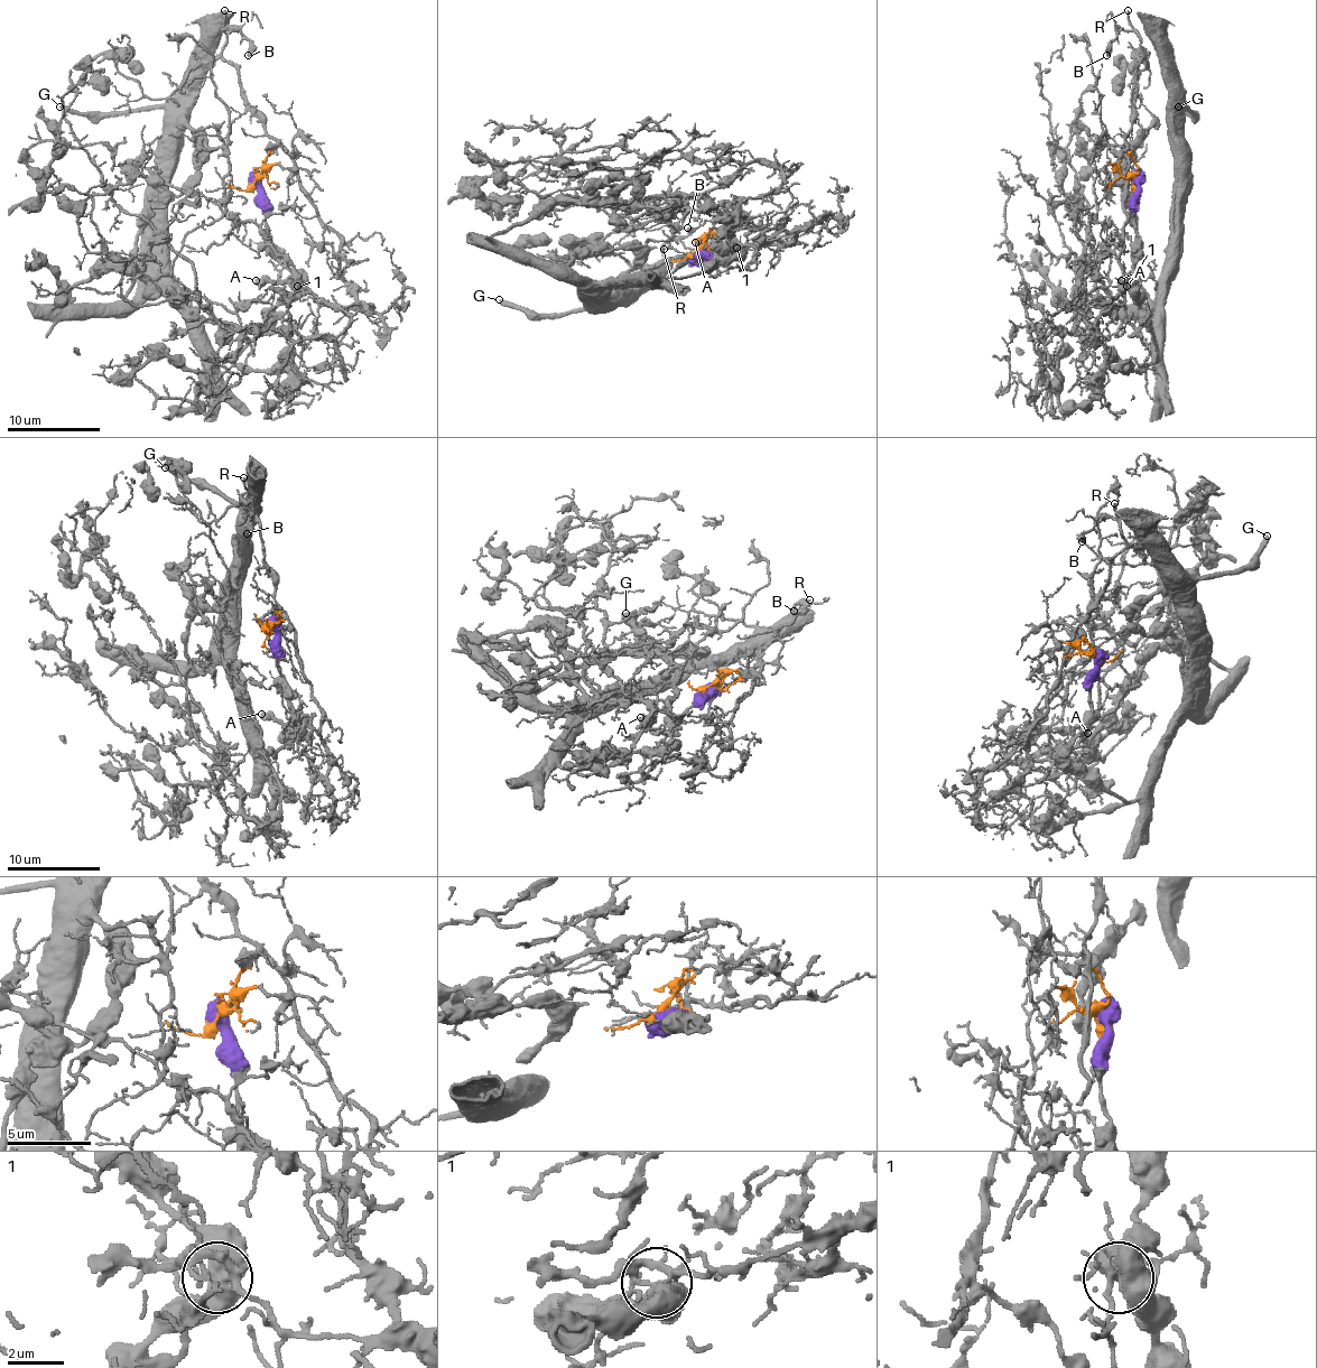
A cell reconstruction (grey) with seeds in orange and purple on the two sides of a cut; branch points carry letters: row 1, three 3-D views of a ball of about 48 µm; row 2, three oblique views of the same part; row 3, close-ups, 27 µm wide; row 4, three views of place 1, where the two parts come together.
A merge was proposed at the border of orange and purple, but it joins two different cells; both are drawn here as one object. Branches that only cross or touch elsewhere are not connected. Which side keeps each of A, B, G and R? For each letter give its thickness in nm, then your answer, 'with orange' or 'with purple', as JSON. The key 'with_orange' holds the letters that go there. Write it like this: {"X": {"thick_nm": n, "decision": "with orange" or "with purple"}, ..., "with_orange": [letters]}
{"A": {"thick_nm": 320, "decision": "with orange"}, "B": {"thick_nm": 400, "decision": "with orange"}, "G": {"thick_nm": 380, "decision": "with purple"}, "R": {"thick_nm": 170, "decision": "with orange"}, "with_orange": ["A", "B", "R"]}

